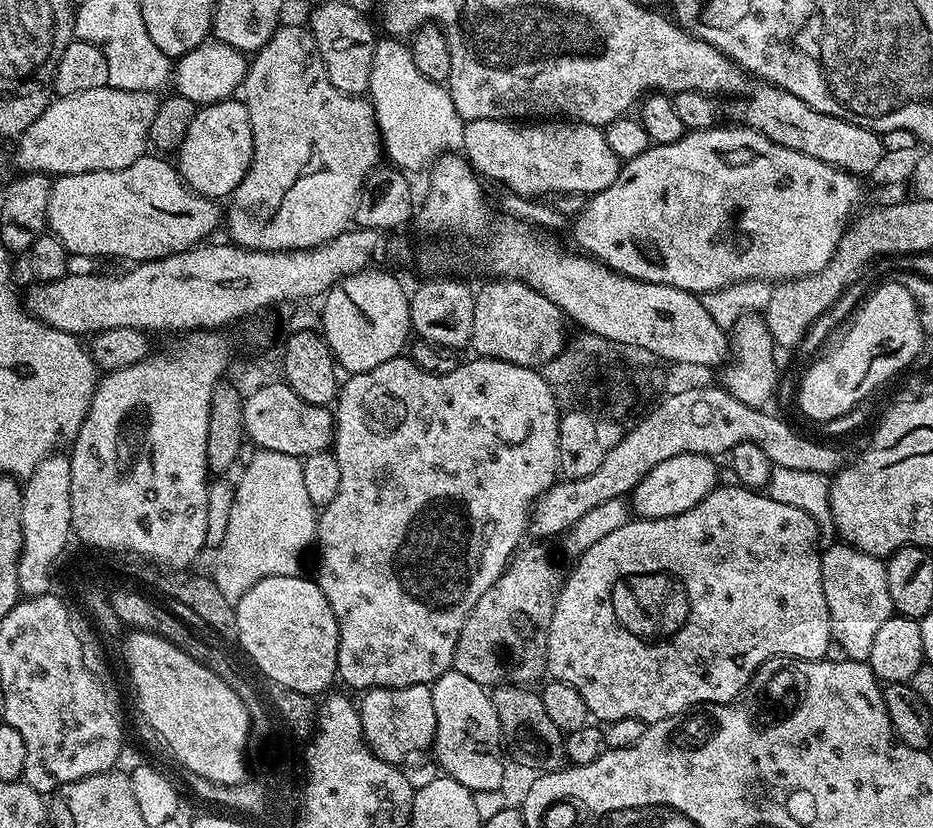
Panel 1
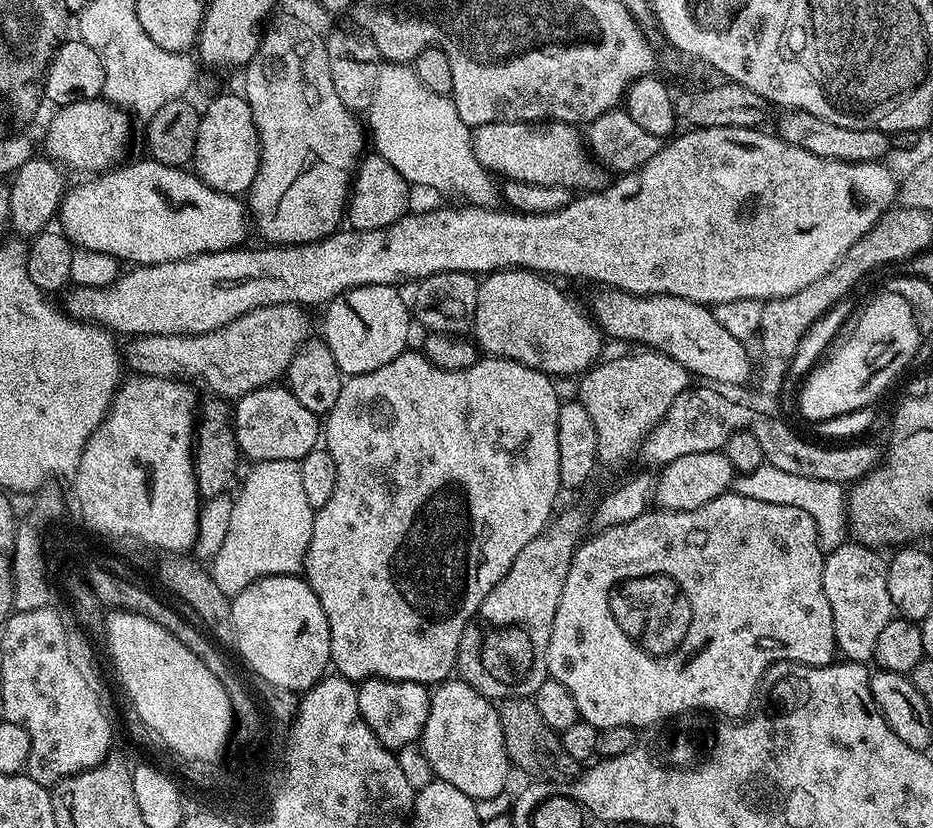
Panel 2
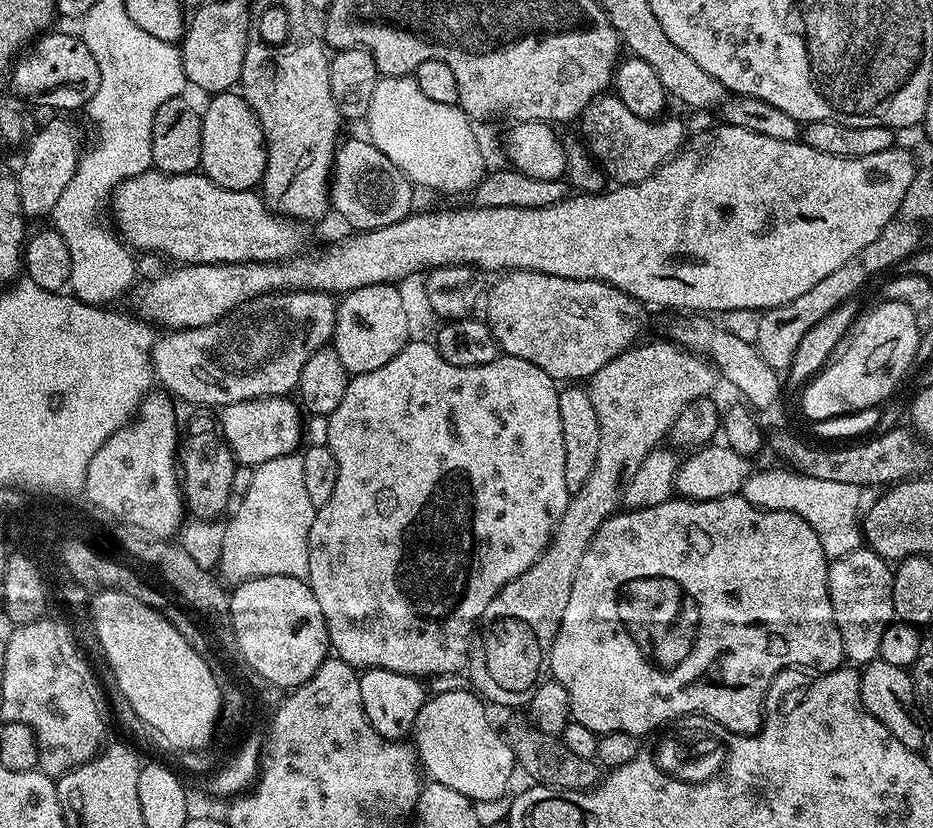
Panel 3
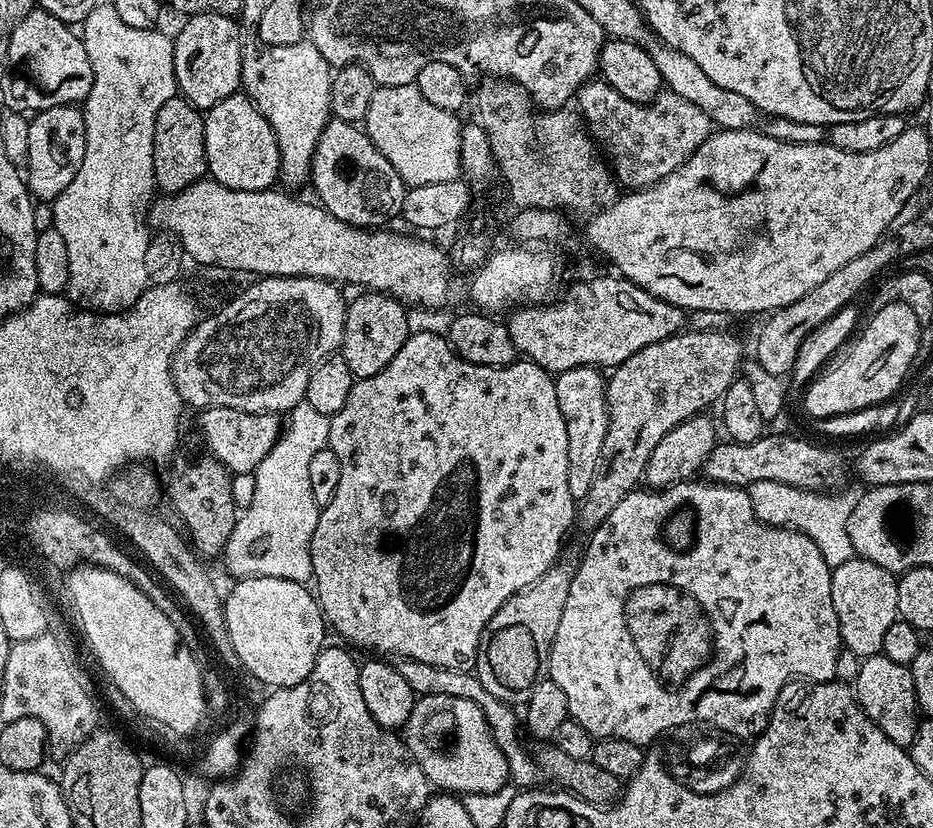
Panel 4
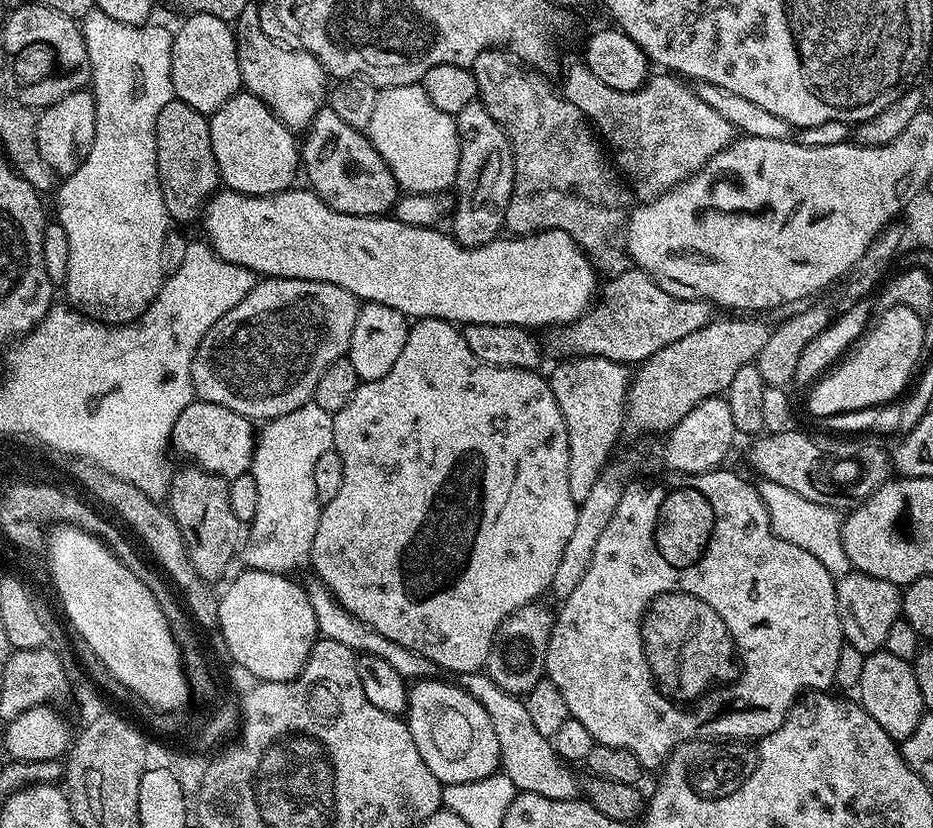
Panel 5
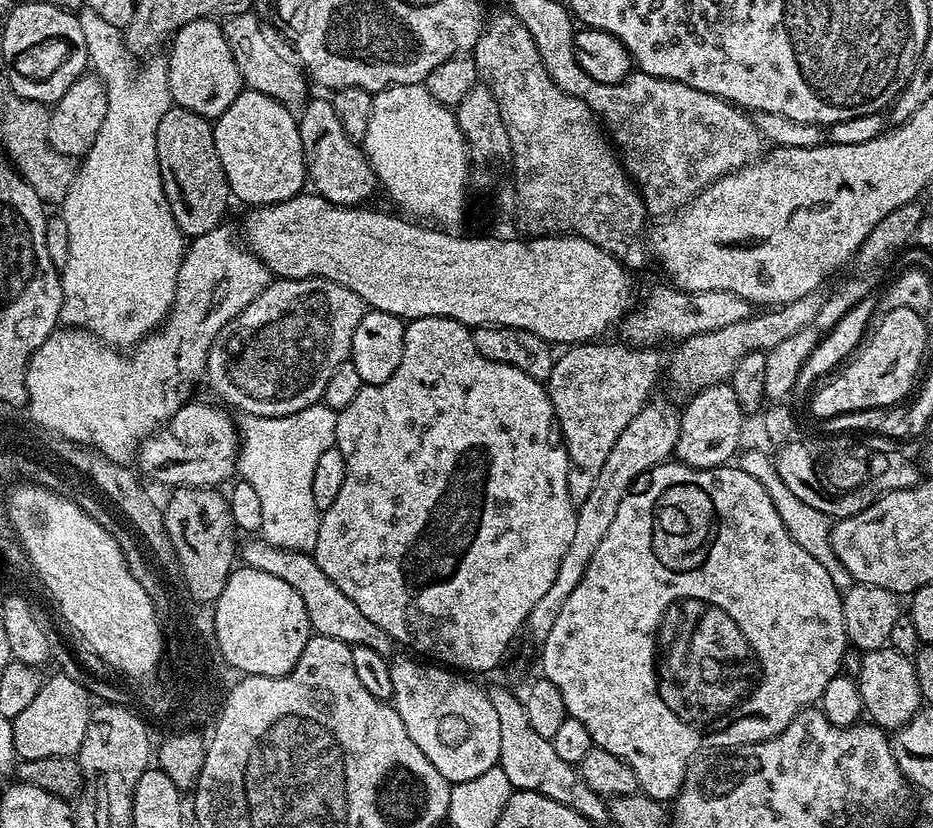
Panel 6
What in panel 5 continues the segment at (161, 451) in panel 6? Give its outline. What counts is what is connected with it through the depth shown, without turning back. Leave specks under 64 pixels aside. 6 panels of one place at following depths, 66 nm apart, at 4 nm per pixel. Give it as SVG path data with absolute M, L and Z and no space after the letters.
M196 398L190 406L186 406L186 410L182 410L182 414L178 414L170 444L174 452L176 448L177 454L185 456L188 459L185 461L191 462L195 467L232 481L236 476L251 469L257 439L257 429L247 416L238 414L226 406Z

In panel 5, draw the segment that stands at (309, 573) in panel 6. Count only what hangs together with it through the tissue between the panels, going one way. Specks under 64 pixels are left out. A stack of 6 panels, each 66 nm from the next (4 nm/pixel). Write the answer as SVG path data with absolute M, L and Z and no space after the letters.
M318 578L303 581L304 592L310 598L310 606L314 609L314 618L316 619L316 631L323 639L330 642L342 642L360 656L373 656L374 658L383 658L383 660L393 668L397 674L402 674L406 682L415 682L418 680L435 680L441 675L442 670L430 658L426 658L422 653L410 650L406 646L398 646L398 642L390 642L384 634L378 634L376 630L368 624L364 624L354 614L347 610L332 597L332 592Z

